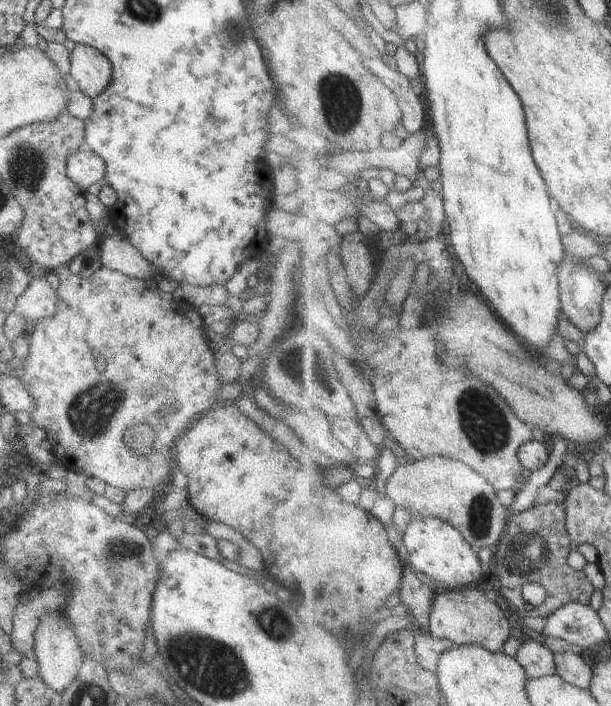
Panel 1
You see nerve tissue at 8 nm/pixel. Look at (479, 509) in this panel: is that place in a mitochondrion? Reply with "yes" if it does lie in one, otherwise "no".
yes

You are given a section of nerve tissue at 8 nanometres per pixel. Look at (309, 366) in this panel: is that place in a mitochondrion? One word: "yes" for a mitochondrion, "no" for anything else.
yes

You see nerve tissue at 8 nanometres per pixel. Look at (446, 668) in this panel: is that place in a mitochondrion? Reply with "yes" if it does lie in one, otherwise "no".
no

